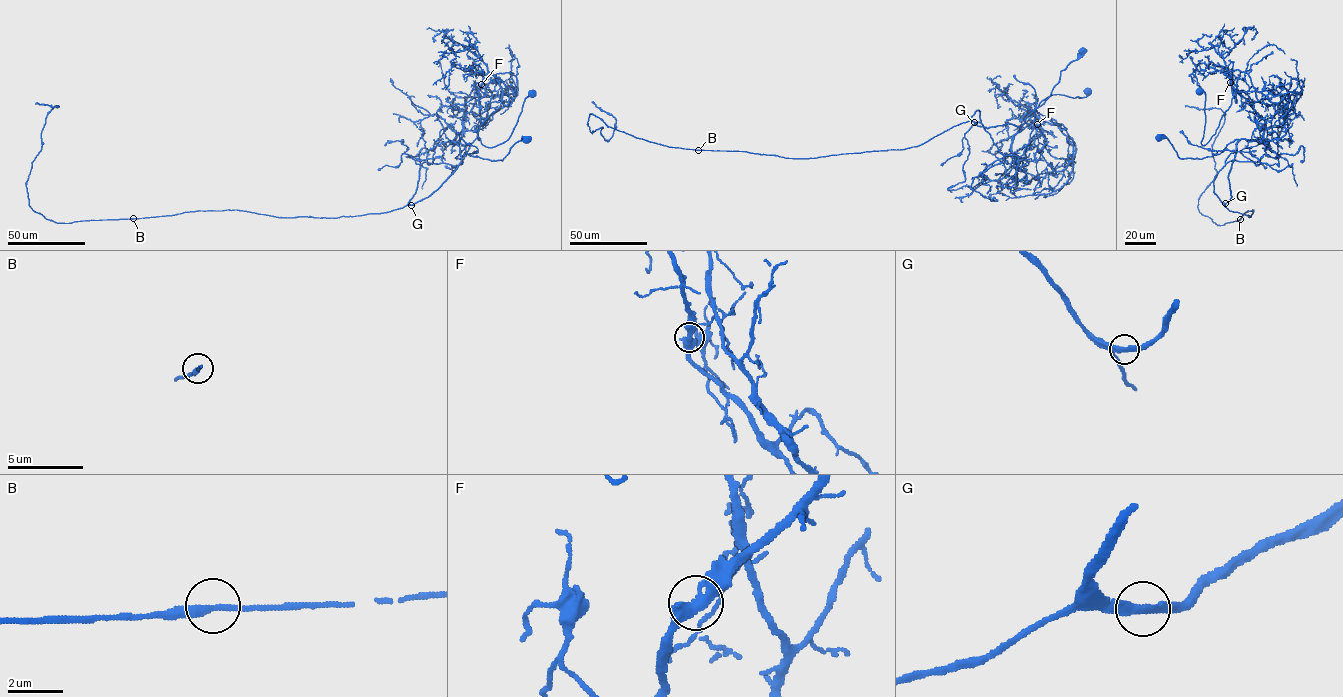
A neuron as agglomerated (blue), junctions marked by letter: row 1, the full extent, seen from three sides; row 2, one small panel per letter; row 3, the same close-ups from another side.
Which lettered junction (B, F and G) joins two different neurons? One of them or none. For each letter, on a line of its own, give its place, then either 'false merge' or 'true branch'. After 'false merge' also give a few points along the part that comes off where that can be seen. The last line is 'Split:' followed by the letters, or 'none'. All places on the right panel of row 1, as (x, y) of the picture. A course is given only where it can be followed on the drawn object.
B: (1240, 219) | true branch
F: (1230, 82) | false merge | (1230, 82), (1227, 70), (1234, 91), (1267, 90), (1275, 96), (1294, 91), (1301, 95), (1296, 61), (1291, 60)
G: (1225, 203) | true branch
Split: F

